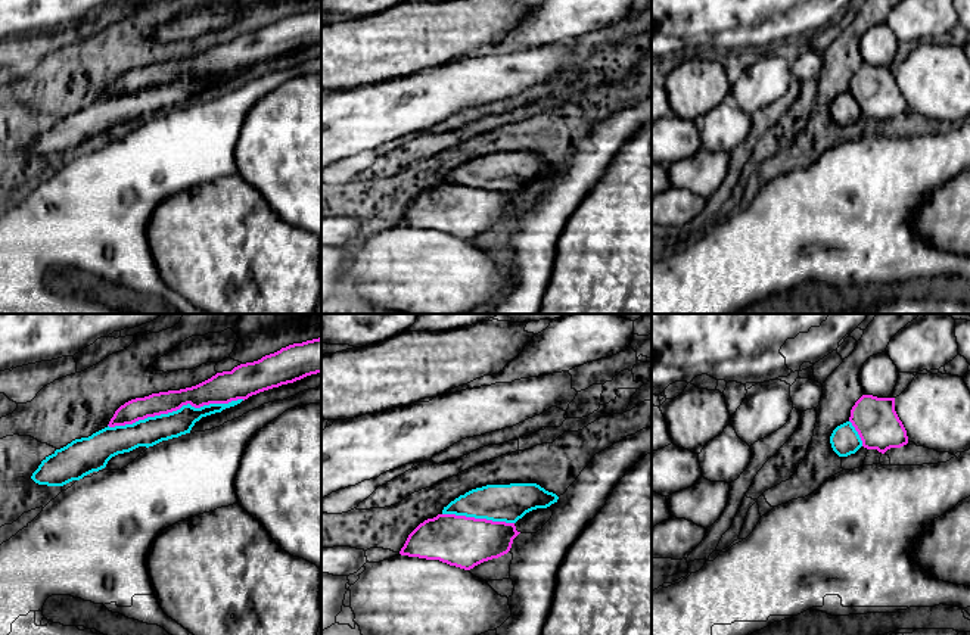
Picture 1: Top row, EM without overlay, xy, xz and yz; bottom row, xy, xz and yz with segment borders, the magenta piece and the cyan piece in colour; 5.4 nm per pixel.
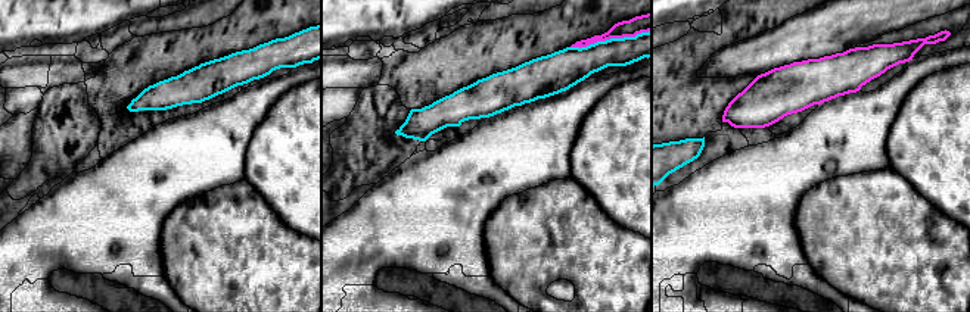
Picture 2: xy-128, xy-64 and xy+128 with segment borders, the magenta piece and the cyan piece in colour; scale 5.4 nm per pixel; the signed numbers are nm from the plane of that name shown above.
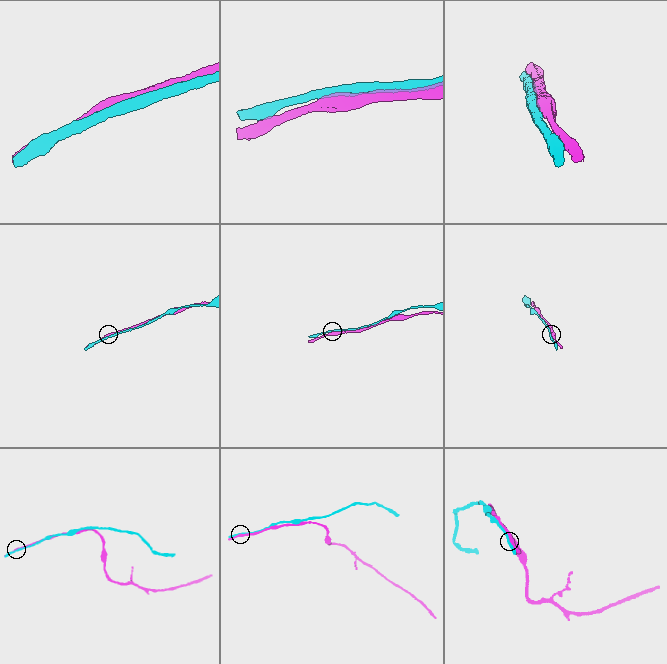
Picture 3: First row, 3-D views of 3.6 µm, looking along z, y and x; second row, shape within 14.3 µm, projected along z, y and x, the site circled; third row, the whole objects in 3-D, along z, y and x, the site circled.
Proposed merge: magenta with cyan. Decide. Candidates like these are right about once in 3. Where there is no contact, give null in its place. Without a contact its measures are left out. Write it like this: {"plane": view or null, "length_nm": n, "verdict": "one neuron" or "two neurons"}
{"plane": "xy", "length_nm": 750, "verdict": "two neurons"}

